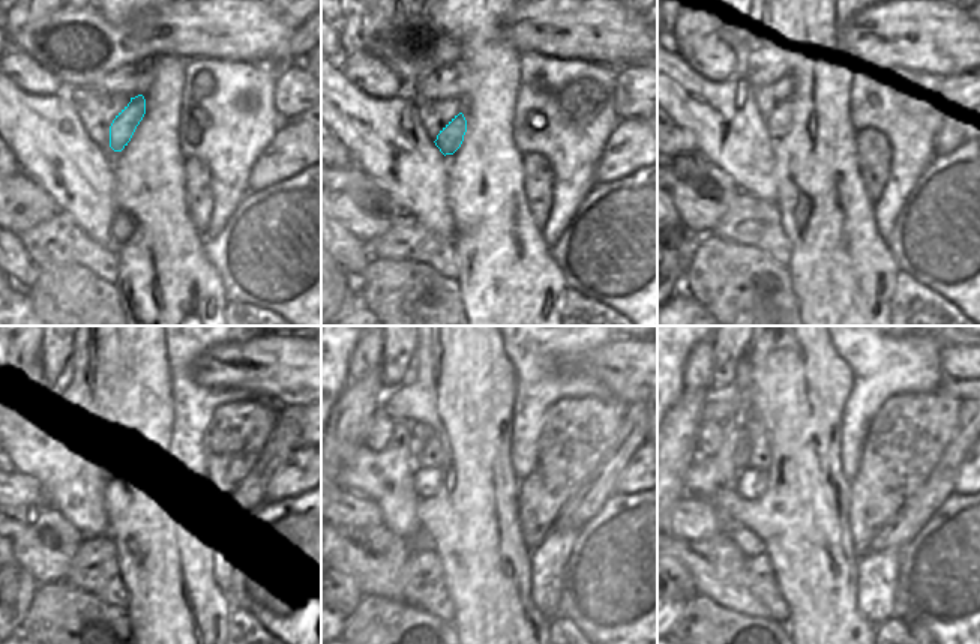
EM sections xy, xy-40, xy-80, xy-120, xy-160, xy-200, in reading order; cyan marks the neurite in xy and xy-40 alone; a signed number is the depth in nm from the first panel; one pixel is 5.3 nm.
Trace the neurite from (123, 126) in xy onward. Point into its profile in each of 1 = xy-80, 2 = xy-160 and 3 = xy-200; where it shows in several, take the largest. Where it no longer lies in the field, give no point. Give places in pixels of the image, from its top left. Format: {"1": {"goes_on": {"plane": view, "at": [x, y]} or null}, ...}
{"1": {"goes_on": {"plane": "xy-80", "at": [775, 134]}}, "2": {"goes_on": {"plane": "xy-160", "at": [425, 481]}}, "3": {"goes_on": {"plane": "xy-200", "at": [752, 482]}}}

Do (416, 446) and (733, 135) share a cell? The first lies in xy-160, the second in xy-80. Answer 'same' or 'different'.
different

